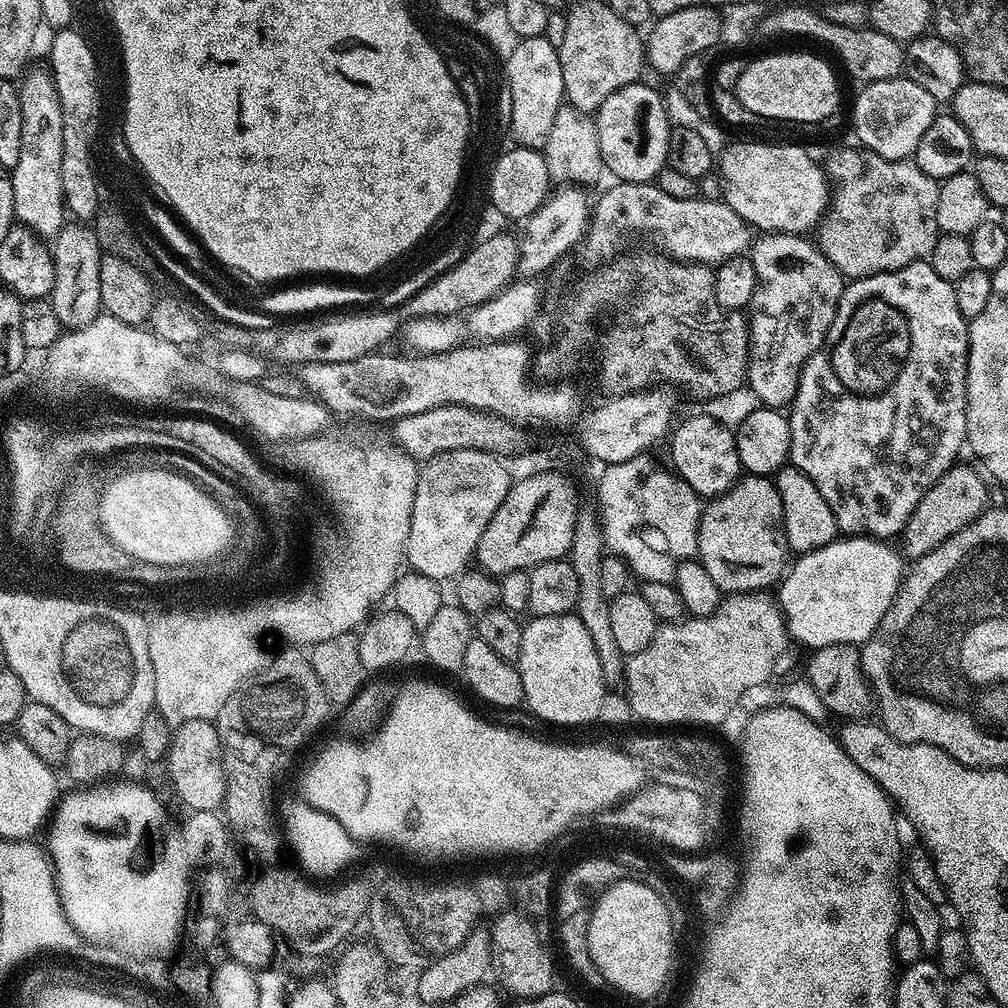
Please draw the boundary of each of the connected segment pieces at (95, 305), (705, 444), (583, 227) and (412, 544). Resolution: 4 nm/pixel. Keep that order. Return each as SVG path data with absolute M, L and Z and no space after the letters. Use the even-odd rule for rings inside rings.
M68 222L51 241L54 262L54 286L50 301L54 314L64 330L80 329L94 322L102 312L100 281L101 251L92 237L92 226L84 222Z
M703 414L688 416L675 428L676 425L670 432L673 464L671 467L701 498L720 496L740 479L742 469L733 429Z
M576 186L563 187L560 192L545 200L544 204L532 216L523 221L524 237L519 237L520 261L516 267L517 273L525 281L535 281L539 272L547 270L551 264L556 264L572 247L579 245L589 227L590 200L583 196Z
M476 449L447 450L419 465L408 539L411 571L444 582L447 576L455 578L469 567L486 522L494 518L494 510L502 506L502 498L508 493L510 479L504 466L499 456Z

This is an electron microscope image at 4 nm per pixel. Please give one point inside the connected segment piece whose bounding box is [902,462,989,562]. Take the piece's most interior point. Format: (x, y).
(952, 503)

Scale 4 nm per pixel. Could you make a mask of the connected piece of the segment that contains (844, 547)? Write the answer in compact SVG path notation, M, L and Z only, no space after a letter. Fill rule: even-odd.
M870 536L845 537L797 557L797 561L794 560L785 573L776 594L793 641L815 650L826 645L859 645L869 640L882 622L886 610L892 605L892 600L902 583L902 556L890 545L891 543Z

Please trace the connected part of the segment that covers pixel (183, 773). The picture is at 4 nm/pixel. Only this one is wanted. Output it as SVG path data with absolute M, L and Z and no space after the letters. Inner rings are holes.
M195 720L175 725L168 747L167 764L168 776L185 809L216 812L223 805L228 779L224 773L224 747L220 745L220 735L213 721Z

